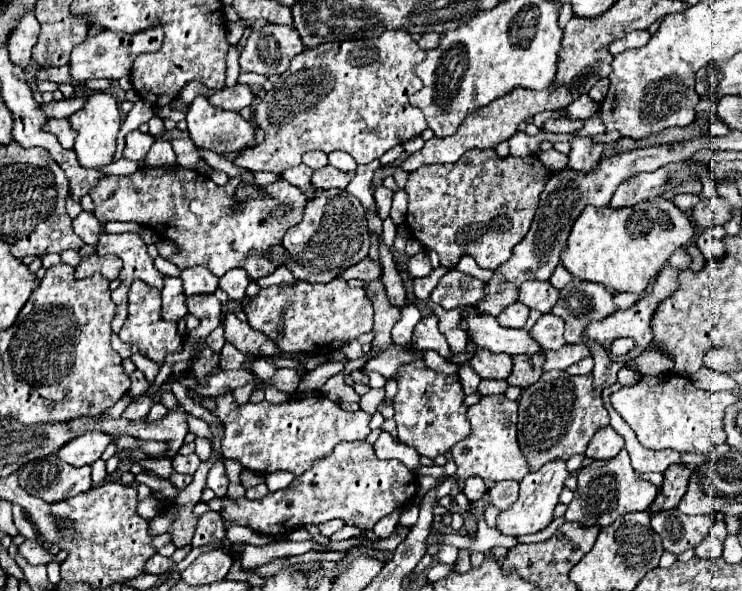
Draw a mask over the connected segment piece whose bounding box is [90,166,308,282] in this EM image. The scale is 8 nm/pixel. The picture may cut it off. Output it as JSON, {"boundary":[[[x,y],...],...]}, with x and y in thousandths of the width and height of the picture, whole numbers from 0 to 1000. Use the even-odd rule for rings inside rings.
{"boundary":[[[245,281],[186,284],[173,298],[143,298],[124,318],[121,332],[129,345],[129,369],[135,376],[186,376],[229,406],[240,423],[226,433],[226,443],[237,447],[243,457],[272,447],[296,470],[313,453],[329,453],[340,477],[364,467],[375,453],[375,447],[361,440],[361,426],[380,413],[380,399],[388,386],[407,376],[410,349],[415,342],[404,318],[385,305],[350,315],[340,294],[329,291],[310,301],[302,315],[294,315],[283,298]],[[323,311],[353,318],[356,335],[321,338],[318,318]]]}

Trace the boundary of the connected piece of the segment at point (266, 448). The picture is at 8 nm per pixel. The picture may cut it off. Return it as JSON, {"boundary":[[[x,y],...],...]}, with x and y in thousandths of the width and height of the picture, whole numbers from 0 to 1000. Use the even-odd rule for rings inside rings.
{"boundary":[[[313,663],[296,667],[288,677],[291,690],[286,701],[294,704],[302,721],[296,745],[299,772],[307,778],[321,778],[332,795],[348,802],[380,795],[404,805],[426,775],[447,765],[453,751],[464,745],[491,745],[499,734],[499,701],[488,694],[466,697],[431,663],[426,663],[426,670],[391,673],[383,684],[364,684],[358,677],[348,684],[318,684]]]}

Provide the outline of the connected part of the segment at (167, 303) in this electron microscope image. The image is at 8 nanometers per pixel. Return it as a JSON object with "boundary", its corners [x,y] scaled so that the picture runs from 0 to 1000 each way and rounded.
{"boundary":[[[221,470],[221,487],[218,487],[218,525],[216,525],[221,541],[240,545],[253,531],[251,521],[251,501],[245,494],[245,474],[243,470]]]}

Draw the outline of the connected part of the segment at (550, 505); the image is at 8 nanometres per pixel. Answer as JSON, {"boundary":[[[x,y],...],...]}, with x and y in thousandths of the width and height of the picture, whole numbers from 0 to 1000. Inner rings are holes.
{"boundary":[[[749,778],[744,785],[736,785],[725,799],[714,799],[712,805],[706,805],[706,812],[701,816],[698,846],[690,853],[687,863],[671,870],[668,893],[682,907],[706,907],[706,904],[720,904],[720,900],[733,897],[747,880],[747,860],[749,860],[752,839],[760,826],[760,812],[765,805],[768,805],[768,799],[763,795],[760,778]]]}

